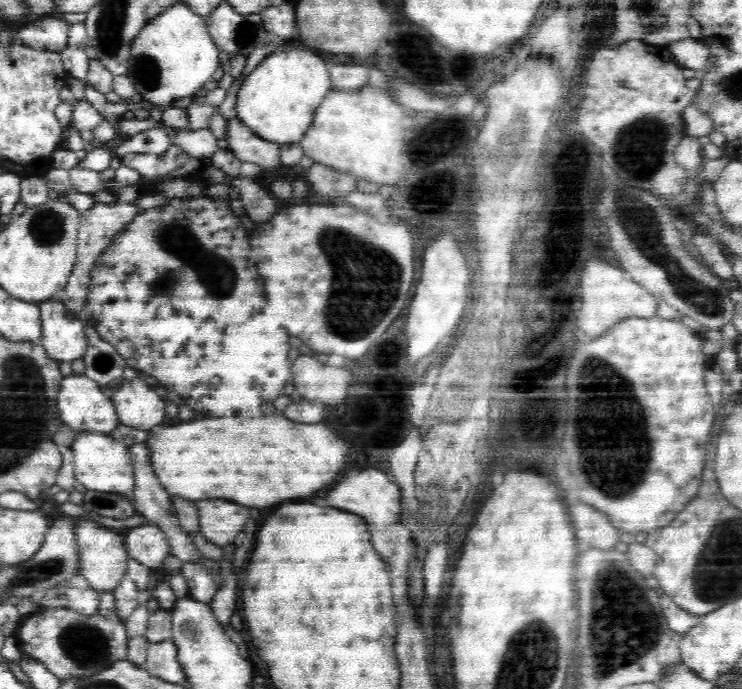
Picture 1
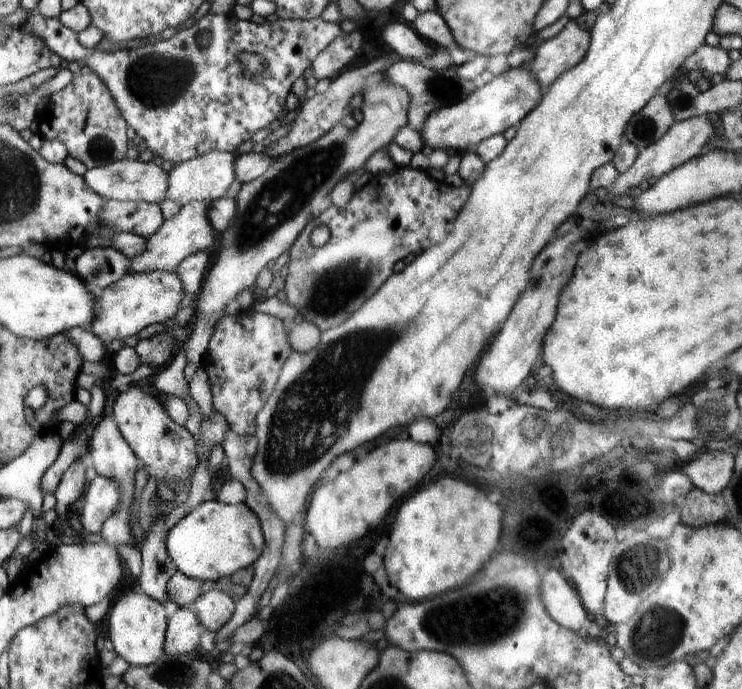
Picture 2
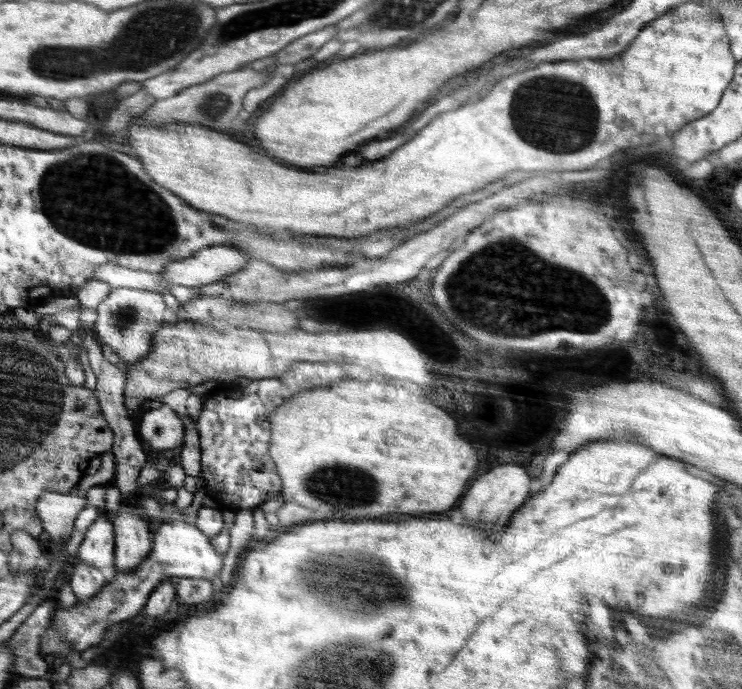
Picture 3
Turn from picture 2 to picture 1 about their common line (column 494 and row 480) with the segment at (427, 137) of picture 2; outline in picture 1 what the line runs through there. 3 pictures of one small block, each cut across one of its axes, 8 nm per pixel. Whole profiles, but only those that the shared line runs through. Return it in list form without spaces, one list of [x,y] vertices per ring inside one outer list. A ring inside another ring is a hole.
[[[84,431],[77,433],[70,448],[74,454],[74,476],[88,491],[131,496],[135,485],[135,474],[128,446],[118,442],[110,434]]]

